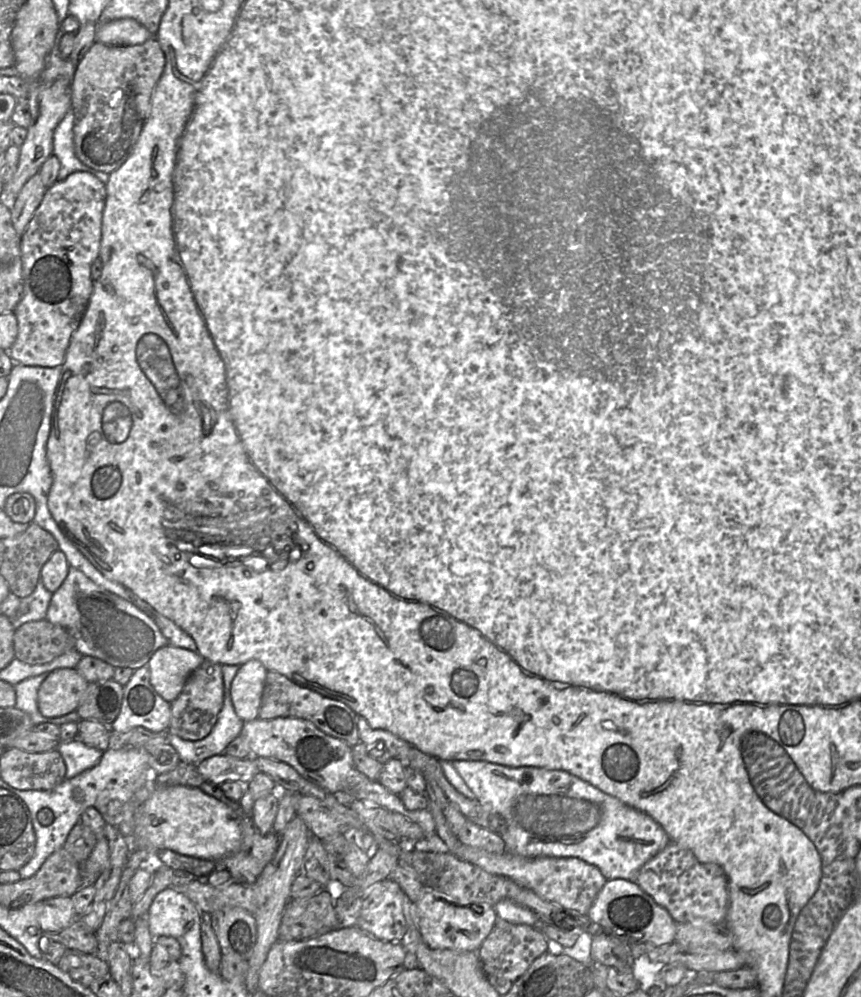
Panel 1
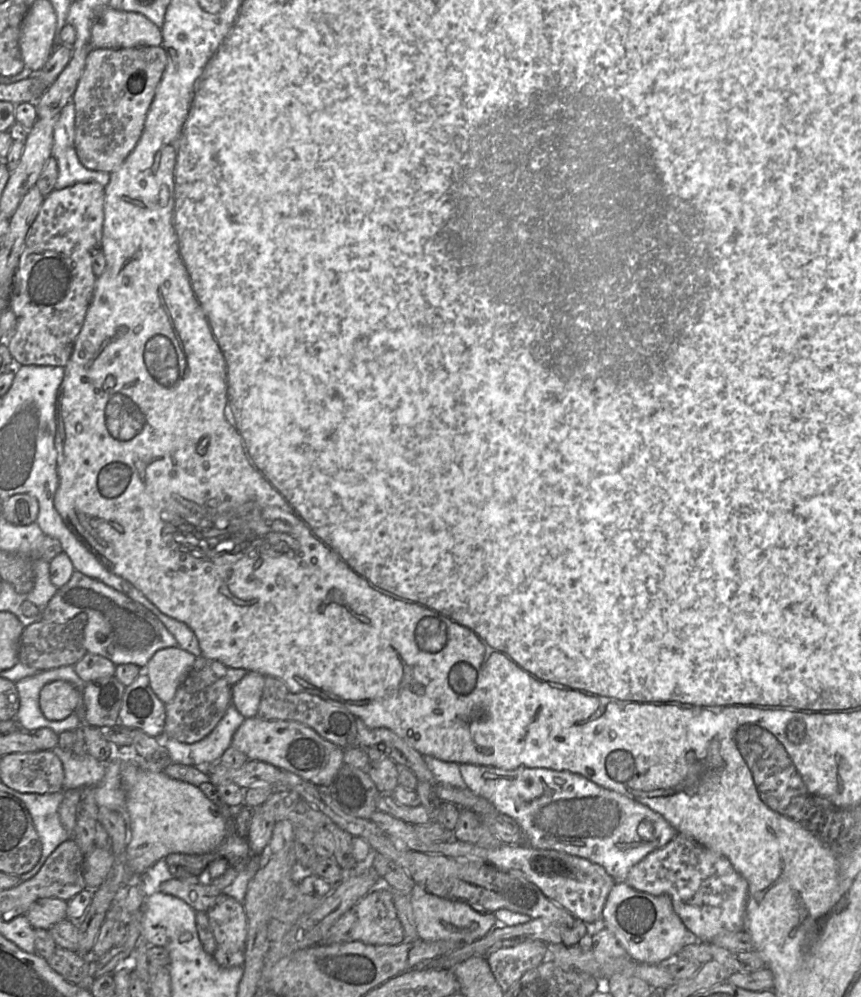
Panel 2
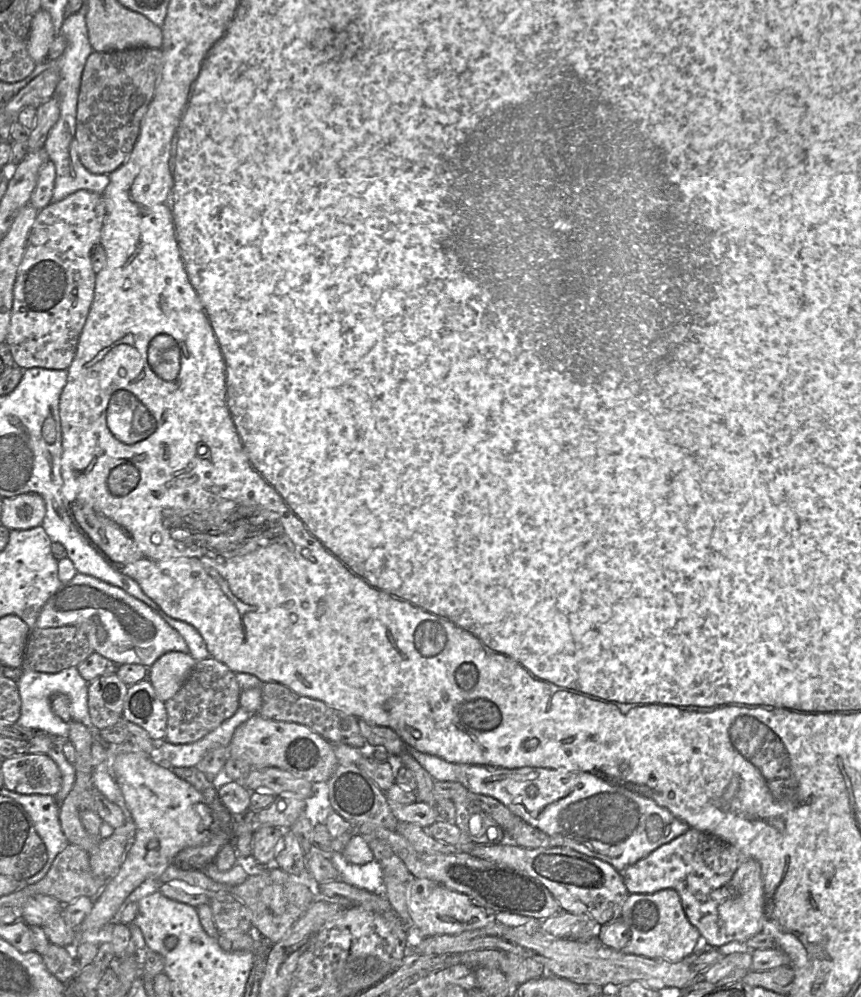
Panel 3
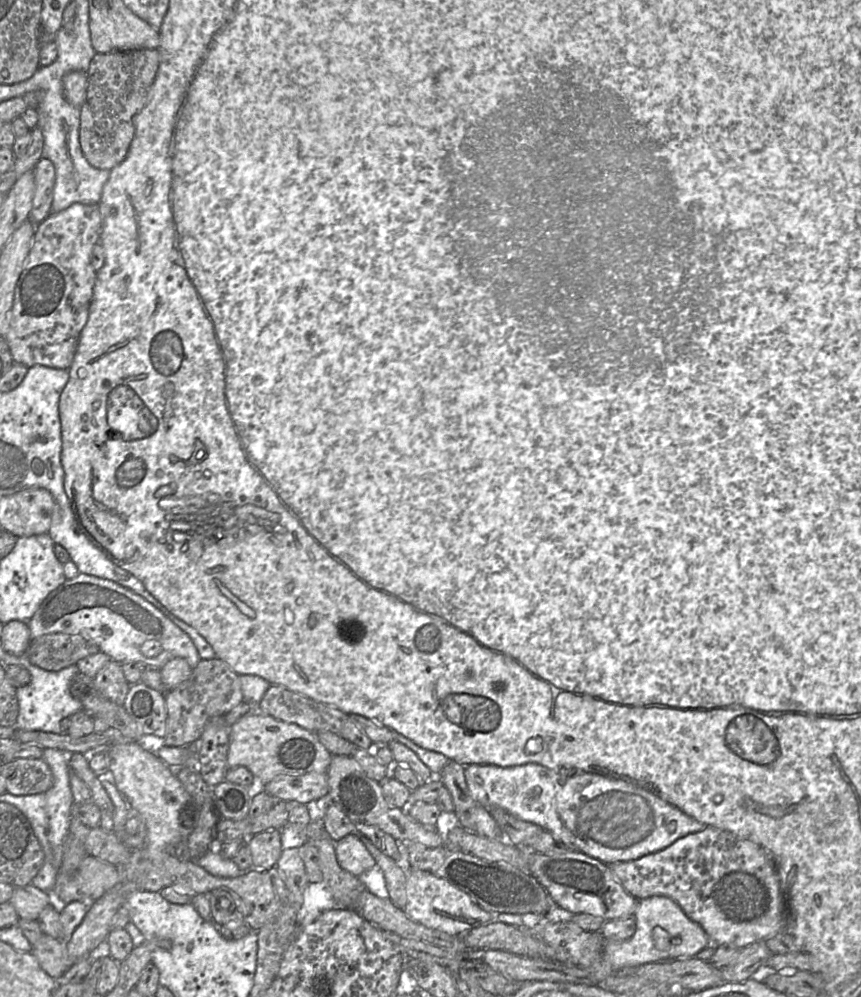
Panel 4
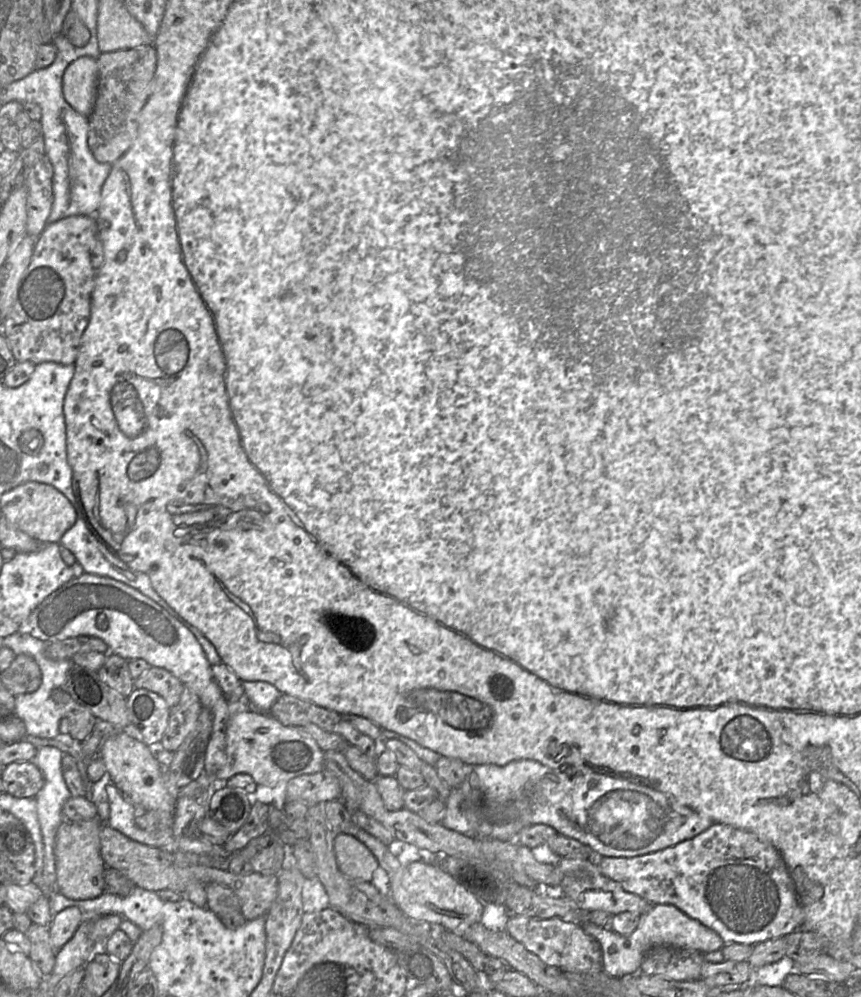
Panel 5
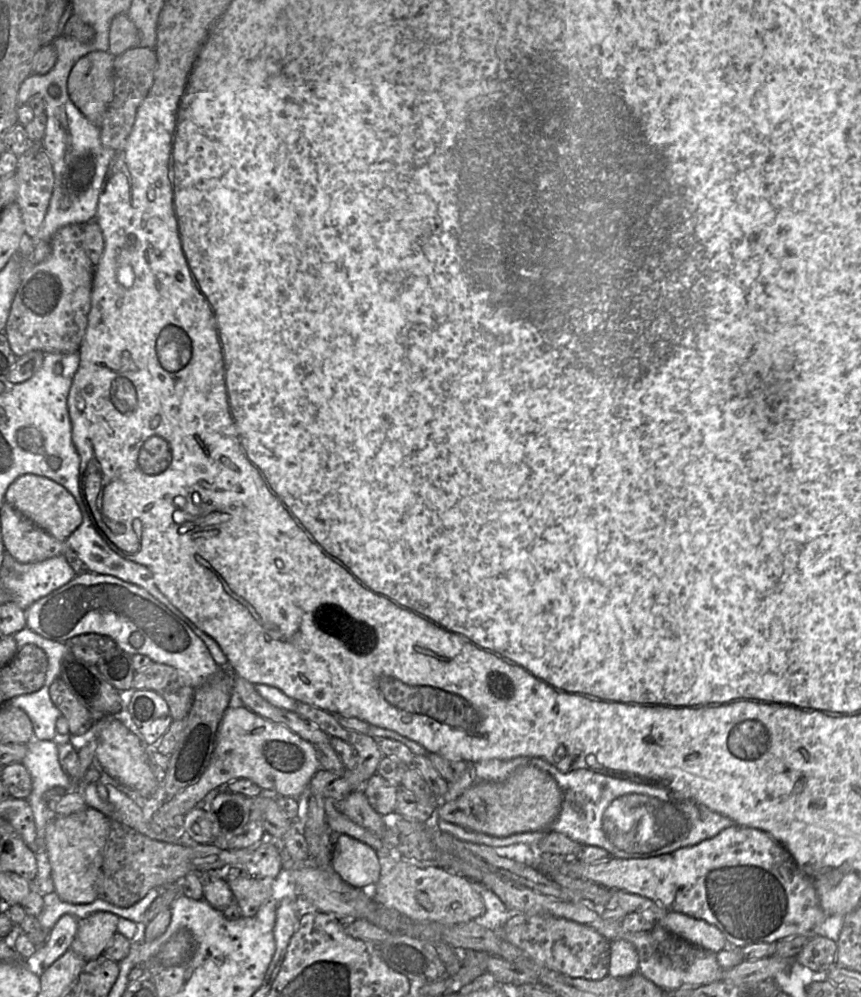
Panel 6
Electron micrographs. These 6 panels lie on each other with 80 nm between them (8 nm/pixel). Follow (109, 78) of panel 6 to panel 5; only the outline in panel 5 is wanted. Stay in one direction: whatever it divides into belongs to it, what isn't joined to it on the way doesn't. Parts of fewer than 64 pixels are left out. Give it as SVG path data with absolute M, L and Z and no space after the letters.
M84 56L72 62L63 75L66 102L86 118L92 114L98 88L97 60Z

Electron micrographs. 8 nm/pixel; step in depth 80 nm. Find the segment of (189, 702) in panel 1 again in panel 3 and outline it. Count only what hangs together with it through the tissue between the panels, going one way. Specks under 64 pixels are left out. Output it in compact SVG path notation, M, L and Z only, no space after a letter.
M211 656L197 661L180 690L164 703L167 712L166 741L171 744L199 741L232 717L240 708L241 690L235 674Z

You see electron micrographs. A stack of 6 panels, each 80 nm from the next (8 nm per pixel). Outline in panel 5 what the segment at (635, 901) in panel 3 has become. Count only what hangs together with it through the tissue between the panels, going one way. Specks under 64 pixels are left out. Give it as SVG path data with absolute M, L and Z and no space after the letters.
M670 904L651 905L645 913L640 915L638 926L630 936L618 935L608 928L596 926L590 922L585 922L582 928L593 936L601 946L602 971L615 978L638 972L645 954L655 946L672 946L708 953L721 950L725 945L715 931Z

